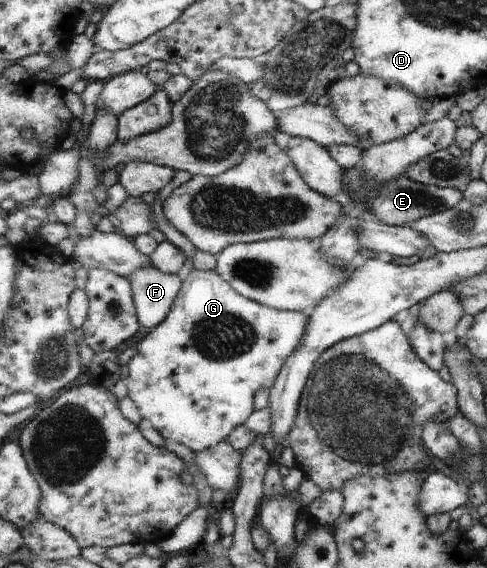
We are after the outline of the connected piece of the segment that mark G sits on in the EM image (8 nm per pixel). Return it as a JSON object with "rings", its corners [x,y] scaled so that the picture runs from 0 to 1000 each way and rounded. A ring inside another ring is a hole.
{"rings":[[[394,475],[376,495],[372,519],[363,523],[347,556],[279,606],[281,620],[261,643],[265,650],[261,660],[263,695],[287,722],[292,738],[308,739],[347,780],[374,780],[402,799],[421,790],[435,790],[452,778],[464,778],[480,754],[503,748],[511,731],[524,725],[522,695],[526,695],[526,688],[534,681],[548,681],[550,685],[561,681],[587,634],[600,625],[604,614],[616,611],[618,600],[624,599],[632,572],[634,549],[602,549],[556,542],[491,518],[446,477]]]}

